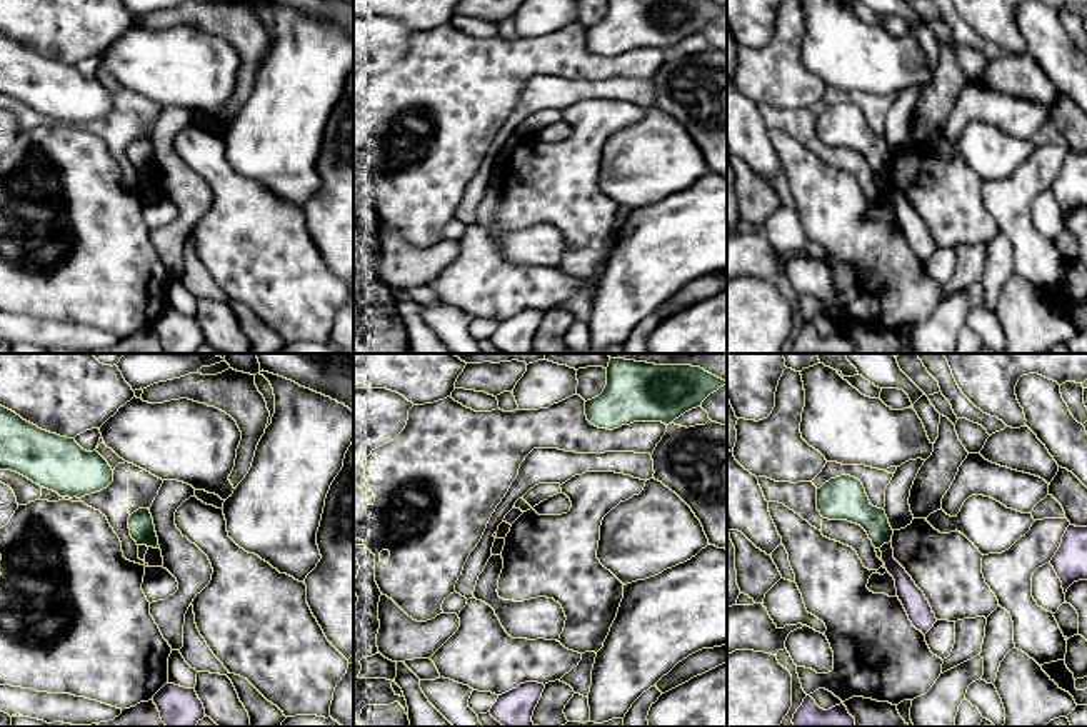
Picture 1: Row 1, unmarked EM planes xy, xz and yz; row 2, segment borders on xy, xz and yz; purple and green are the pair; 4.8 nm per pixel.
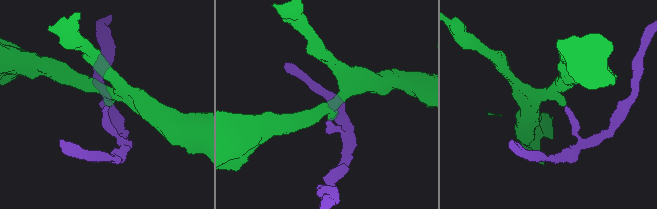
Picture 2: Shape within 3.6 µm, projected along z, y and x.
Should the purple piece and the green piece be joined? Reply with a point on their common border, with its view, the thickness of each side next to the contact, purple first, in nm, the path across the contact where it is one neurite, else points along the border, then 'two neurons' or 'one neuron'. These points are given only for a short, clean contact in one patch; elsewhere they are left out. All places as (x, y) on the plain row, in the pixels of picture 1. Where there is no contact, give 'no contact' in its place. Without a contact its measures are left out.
contact yz (884, 170); calibres 100 and 170 nm; border yz (891, 167), (879, 174); two neurons

